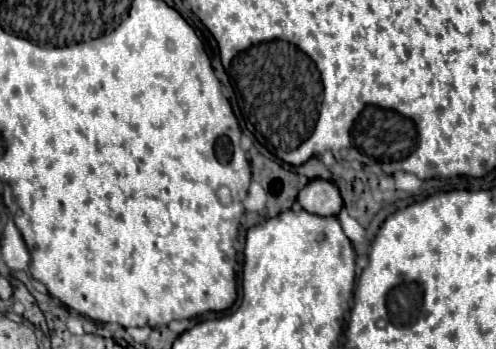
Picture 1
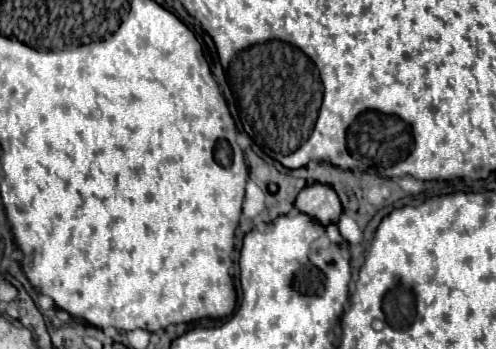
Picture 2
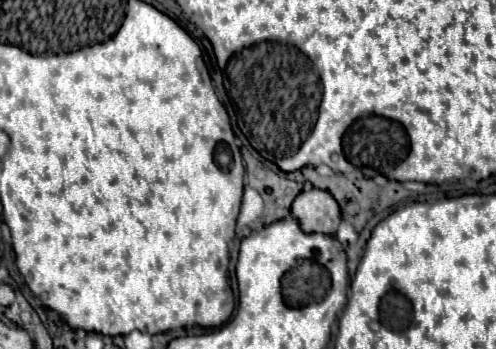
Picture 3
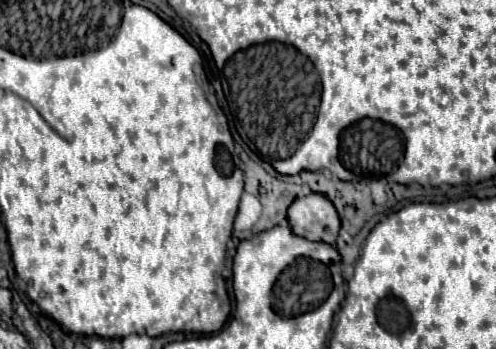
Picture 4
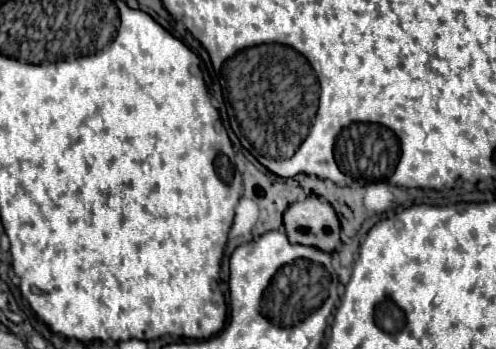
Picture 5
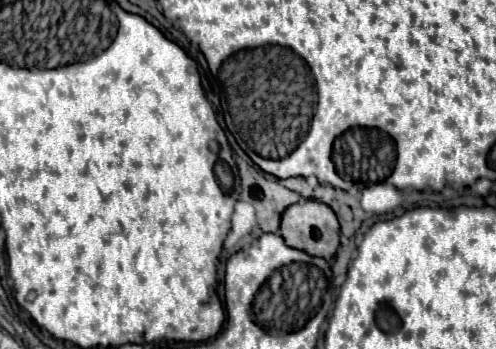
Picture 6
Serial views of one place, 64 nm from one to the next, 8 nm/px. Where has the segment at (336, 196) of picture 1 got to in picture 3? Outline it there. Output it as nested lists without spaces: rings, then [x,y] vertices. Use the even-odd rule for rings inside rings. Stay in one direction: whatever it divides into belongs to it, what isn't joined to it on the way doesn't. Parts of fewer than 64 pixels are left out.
[[[312,188],[296,196],[292,204],[292,216],[298,220],[304,234],[328,234],[334,236],[340,226],[340,208],[330,192]]]

